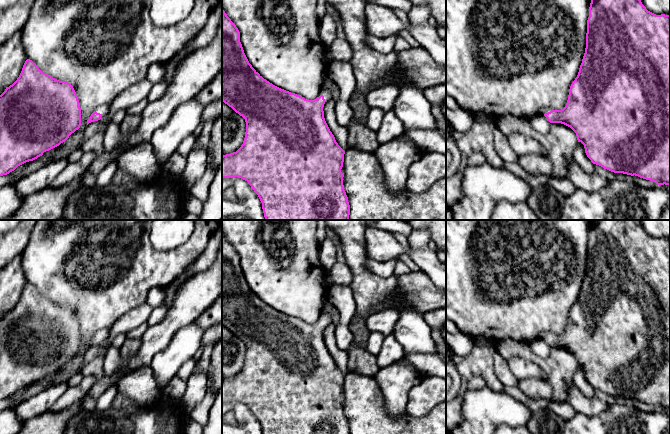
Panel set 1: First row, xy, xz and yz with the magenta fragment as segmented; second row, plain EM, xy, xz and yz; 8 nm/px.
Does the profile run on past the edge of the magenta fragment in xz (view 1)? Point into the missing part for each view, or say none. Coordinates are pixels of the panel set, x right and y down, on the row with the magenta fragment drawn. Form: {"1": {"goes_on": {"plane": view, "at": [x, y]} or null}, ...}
{"1": {"goes_on": {"plane": "xz", "at": [324, 90]}}}

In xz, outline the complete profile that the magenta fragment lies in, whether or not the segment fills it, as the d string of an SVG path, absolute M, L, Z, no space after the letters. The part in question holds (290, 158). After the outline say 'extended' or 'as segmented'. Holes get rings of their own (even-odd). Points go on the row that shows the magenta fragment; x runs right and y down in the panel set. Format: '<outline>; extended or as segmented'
M222 9L222 101L242 116L246 122L245 138L241 147L236 152L222 156L222 178L238 177L247 181L262 203L265 220L349 220L350 205L343 185L344 173L341 172L345 151L336 142L324 118L323 107L325 100L331 99L328 97L330 90L322 88L321 91L323 93L319 97L309 100L281 89L264 79L249 63L240 42L240 32Z; extended

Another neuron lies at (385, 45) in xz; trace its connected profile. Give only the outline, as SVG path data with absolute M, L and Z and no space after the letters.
M369 35L366 39L366 43L373 50L387 54L394 52L394 44L398 36L399 35L391 35L389 37L380 38Z

